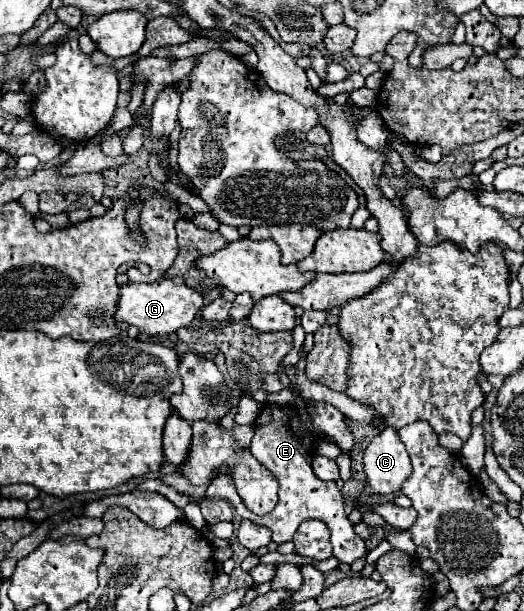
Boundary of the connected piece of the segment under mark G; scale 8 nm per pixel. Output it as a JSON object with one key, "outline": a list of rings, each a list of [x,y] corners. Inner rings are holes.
{"outline":[[[181,276],[161,278],[153,284],[127,282],[119,286],[115,320],[125,322],[129,326],[137,326],[143,334],[161,336],[161,334],[171,334],[171,332],[177,332],[179,328],[189,326],[201,308],[203,308],[203,296],[197,290],[185,286]]]}

